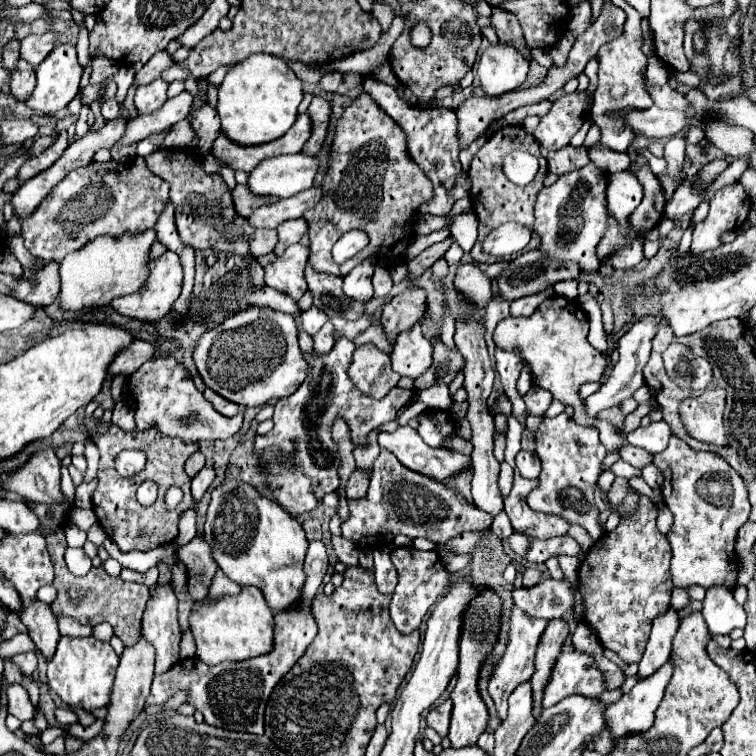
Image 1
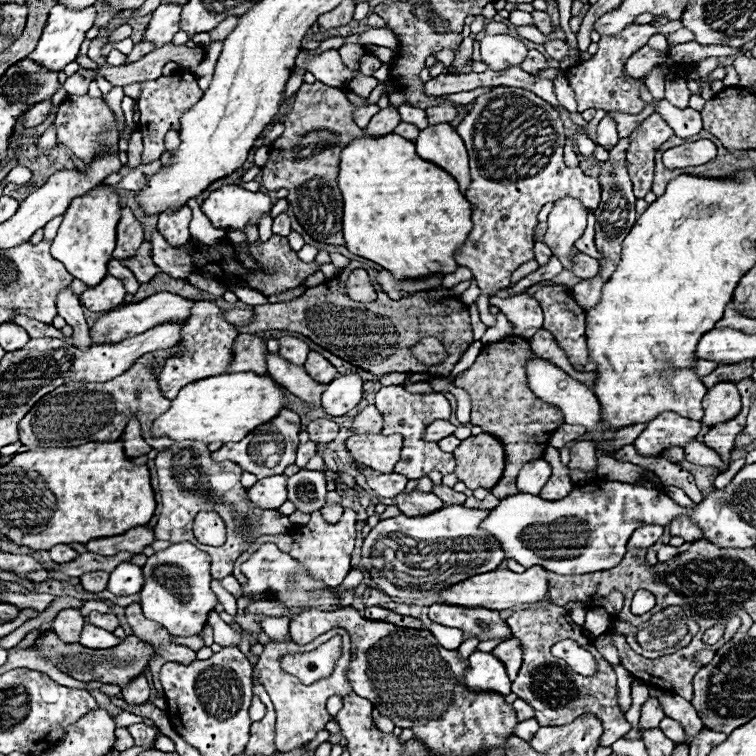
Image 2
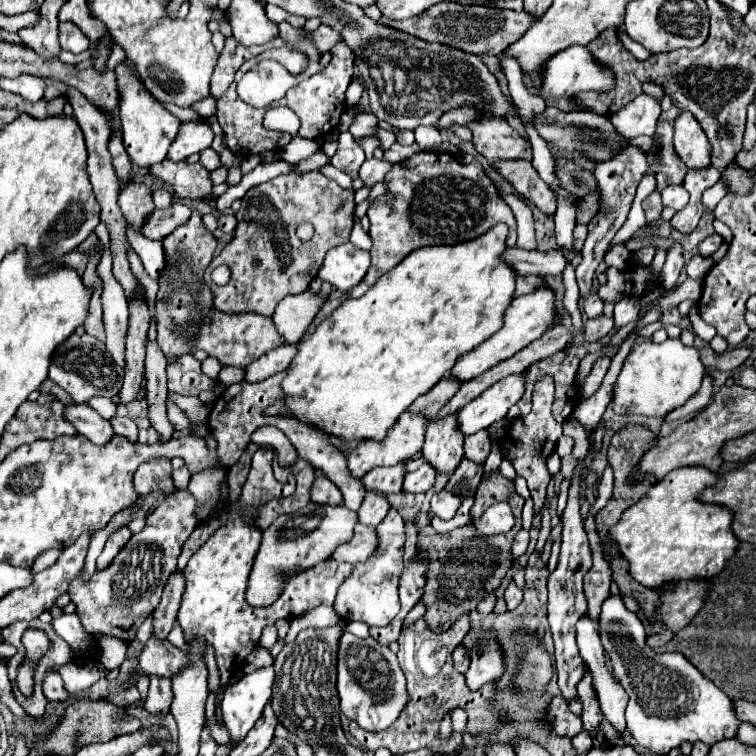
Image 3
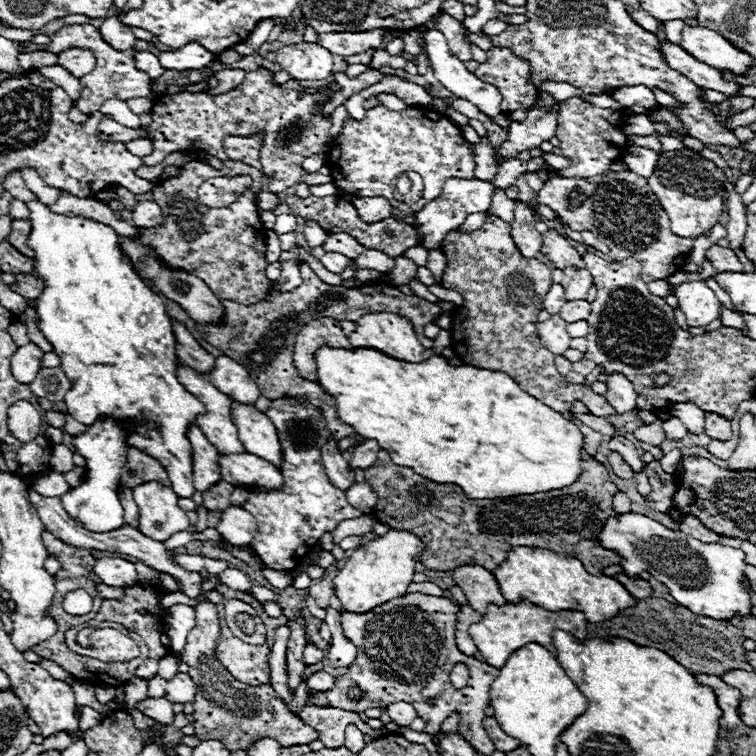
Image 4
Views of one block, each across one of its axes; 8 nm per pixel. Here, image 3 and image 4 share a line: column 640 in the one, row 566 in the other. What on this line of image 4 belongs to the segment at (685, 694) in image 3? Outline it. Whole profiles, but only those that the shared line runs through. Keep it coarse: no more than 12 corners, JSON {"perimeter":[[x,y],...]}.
{"perimeter":[[634,512],[600,544],[714,620],[752,614],[740,548]]}

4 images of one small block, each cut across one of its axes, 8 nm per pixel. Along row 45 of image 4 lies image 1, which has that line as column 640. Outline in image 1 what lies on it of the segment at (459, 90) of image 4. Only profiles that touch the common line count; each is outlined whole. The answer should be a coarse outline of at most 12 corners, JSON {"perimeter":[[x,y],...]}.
{"perimeter":[[664,420],[632,430],[626,440],[656,454],[668,446],[672,428]]}

